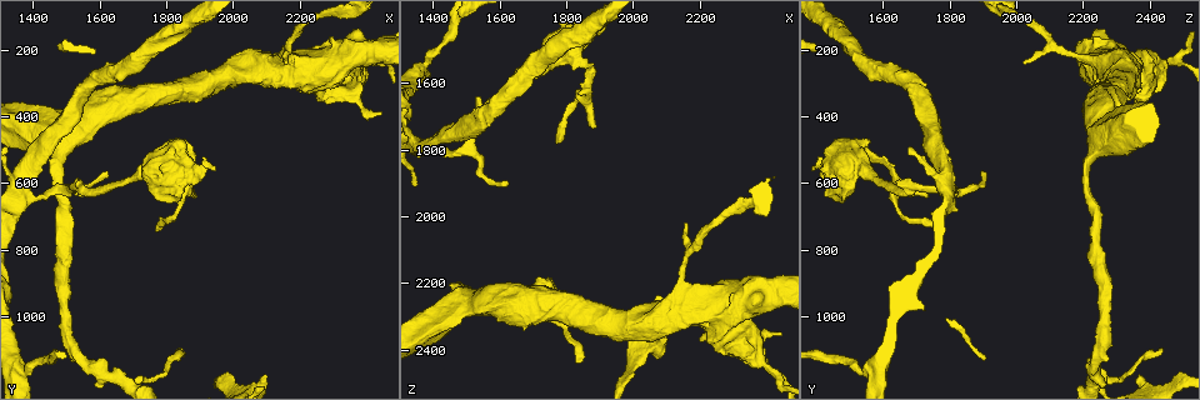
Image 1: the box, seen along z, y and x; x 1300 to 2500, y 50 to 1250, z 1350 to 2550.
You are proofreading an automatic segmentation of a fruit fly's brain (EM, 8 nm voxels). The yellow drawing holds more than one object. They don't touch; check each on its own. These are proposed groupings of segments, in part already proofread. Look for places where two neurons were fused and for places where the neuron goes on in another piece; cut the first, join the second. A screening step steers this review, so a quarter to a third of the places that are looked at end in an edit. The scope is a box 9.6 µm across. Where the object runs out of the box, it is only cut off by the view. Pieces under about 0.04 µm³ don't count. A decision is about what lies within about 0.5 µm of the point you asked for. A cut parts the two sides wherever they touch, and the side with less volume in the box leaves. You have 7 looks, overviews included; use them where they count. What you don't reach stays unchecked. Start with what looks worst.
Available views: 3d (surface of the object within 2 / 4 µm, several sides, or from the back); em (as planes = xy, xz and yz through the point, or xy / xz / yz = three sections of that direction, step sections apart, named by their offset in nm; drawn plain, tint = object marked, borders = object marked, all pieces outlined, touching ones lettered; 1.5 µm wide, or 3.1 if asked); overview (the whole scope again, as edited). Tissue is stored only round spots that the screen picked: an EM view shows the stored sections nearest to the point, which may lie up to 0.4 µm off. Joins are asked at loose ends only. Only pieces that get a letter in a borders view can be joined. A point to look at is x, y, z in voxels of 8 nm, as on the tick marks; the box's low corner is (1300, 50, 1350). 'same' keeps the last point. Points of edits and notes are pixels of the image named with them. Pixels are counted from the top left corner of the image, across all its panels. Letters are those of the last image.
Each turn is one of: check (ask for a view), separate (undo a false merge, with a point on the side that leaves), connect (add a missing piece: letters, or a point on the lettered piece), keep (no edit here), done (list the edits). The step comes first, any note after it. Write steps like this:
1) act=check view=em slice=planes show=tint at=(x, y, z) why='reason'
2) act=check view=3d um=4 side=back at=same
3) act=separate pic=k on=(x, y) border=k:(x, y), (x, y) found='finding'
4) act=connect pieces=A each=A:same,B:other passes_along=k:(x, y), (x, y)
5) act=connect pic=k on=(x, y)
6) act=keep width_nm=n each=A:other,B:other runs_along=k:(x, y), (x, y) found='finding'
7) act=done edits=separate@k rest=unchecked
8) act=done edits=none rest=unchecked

act=check view=3d um=4 at=(2150, 240, 2020) why='free end'

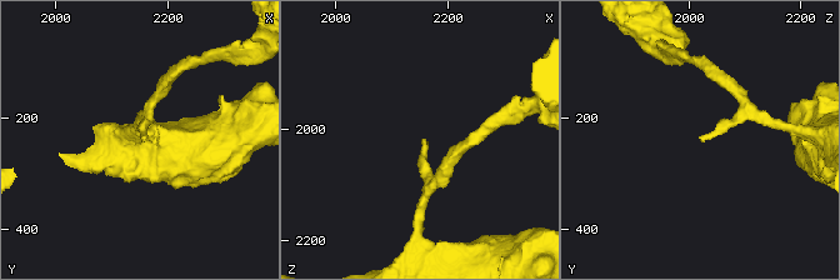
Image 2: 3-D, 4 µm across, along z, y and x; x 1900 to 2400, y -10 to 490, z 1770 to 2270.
act=check view=em slice=planes show=plain at=(2155, 235, 2020)

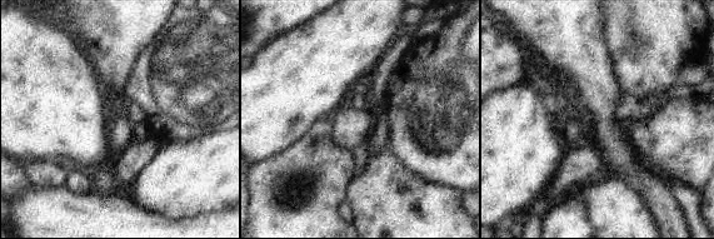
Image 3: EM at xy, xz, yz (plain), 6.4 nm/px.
act=check view=em slice=planes show=borders at=same why='see the neighbours'

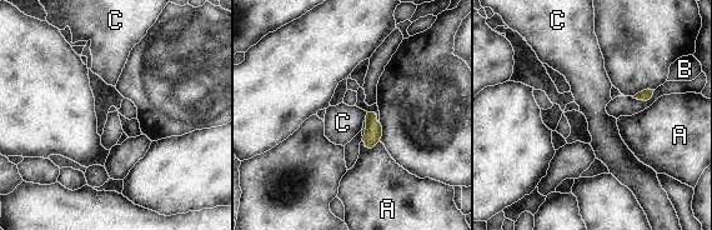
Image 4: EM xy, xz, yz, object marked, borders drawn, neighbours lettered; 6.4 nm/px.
act=keep each=A:other,B:other,C:other border=4:(367, 113), (365, 119) found='no lettered piece goes on from it'

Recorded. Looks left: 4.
act=check view=3d um=2 at=(1840, 1100, 2430) why='thin end'

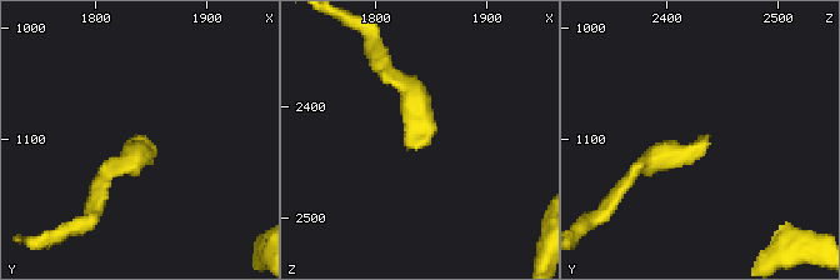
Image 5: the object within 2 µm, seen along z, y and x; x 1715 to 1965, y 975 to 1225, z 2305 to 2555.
act=check view=em slice=xy step=8 show=borders at=(1838, 1096, 2440)

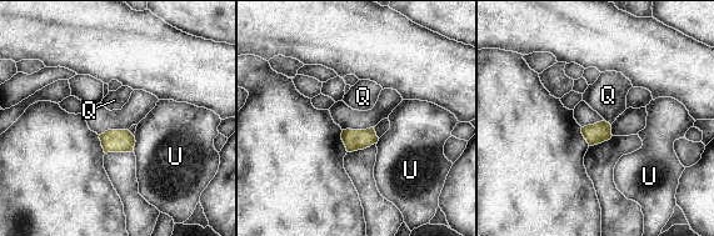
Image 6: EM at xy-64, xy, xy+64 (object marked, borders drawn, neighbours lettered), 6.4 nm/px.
act=check view=em slice=planes show=borders at=same

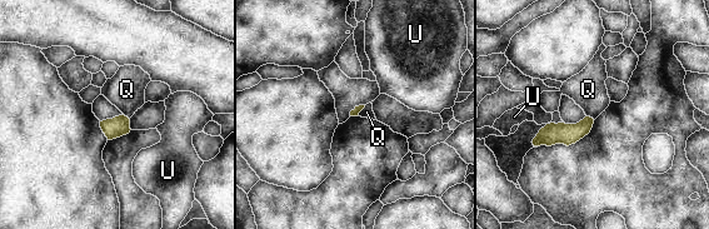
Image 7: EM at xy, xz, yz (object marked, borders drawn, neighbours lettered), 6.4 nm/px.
act=keep each=Q:other,U:other found='no lettered piece goes on from it'

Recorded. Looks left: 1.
act=done edits=none rest=unchecked

